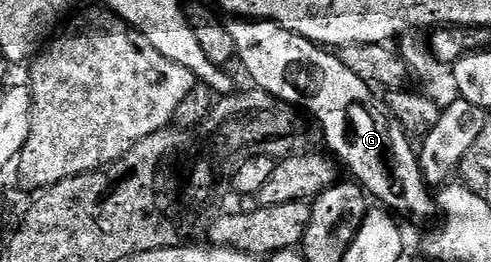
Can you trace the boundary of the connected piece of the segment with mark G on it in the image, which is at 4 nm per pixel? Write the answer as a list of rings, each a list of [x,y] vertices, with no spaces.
[[[240,16],[234,17],[232,21],[228,23],[231,40],[237,49],[239,63],[241,62],[242,68],[249,73],[249,78],[253,81],[250,83],[256,89],[265,90],[271,96],[300,108],[314,123],[317,121],[325,129],[328,153],[343,166],[345,164],[354,174],[350,175],[356,179],[370,199],[378,198],[382,202],[378,203],[386,211],[397,216],[406,214],[409,218],[429,218],[432,214],[438,213],[439,207],[431,193],[431,187],[425,183],[425,177],[421,175],[419,154],[415,146],[414,150],[412,146],[414,143],[385,106],[379,94],[377,96],[378,91],[370,83],[355,76],[355,72],[351,72],[351,68],[347,68],[347,64],[343,64],[340,57],[324,45],[299,36],[294,30],[283,28],[278,22],[250,20]]]

